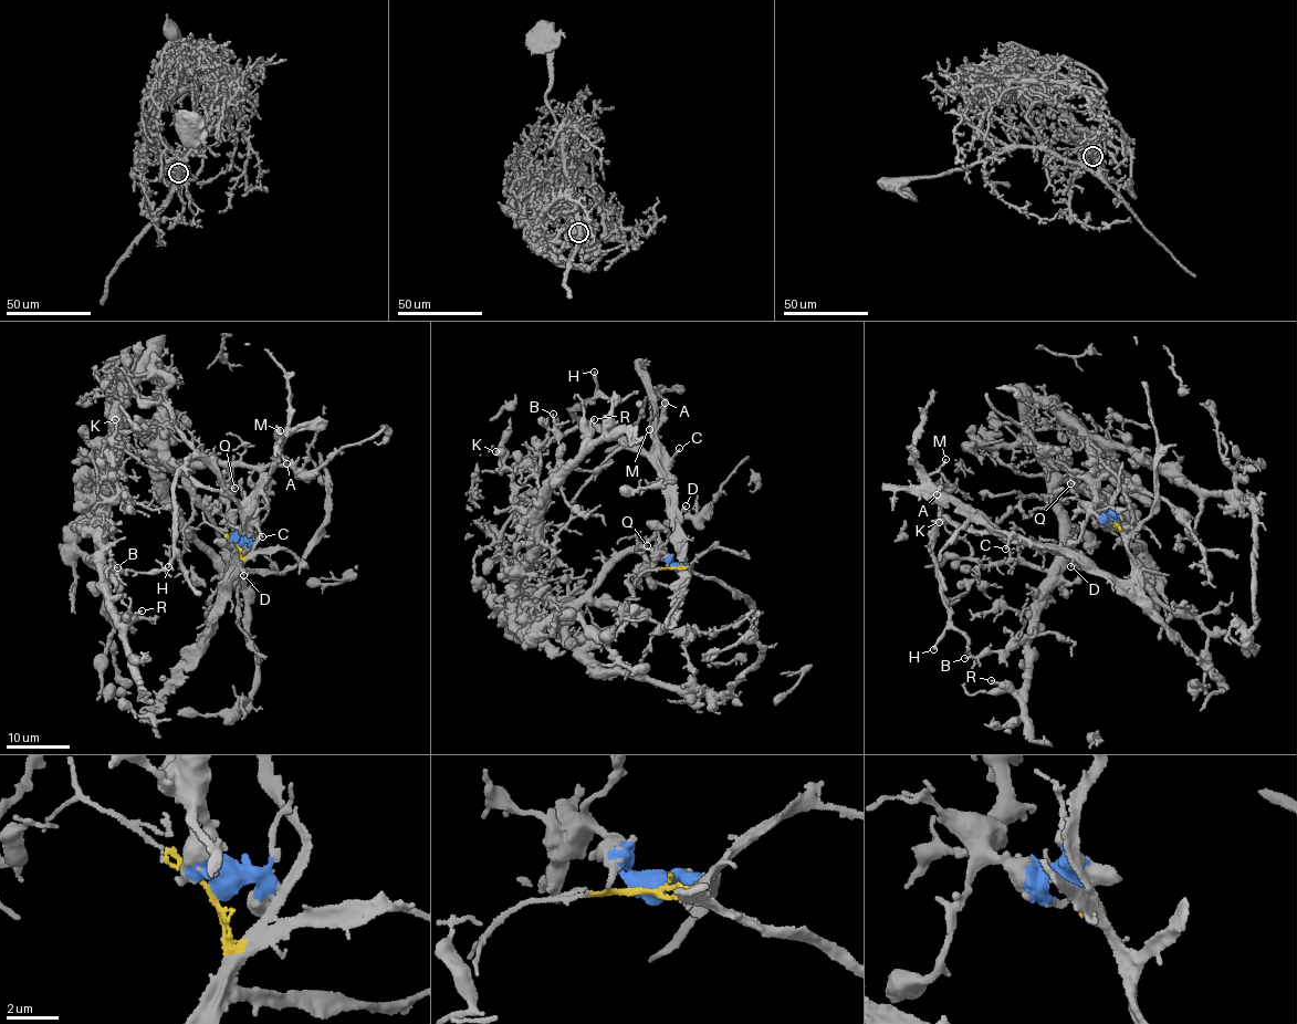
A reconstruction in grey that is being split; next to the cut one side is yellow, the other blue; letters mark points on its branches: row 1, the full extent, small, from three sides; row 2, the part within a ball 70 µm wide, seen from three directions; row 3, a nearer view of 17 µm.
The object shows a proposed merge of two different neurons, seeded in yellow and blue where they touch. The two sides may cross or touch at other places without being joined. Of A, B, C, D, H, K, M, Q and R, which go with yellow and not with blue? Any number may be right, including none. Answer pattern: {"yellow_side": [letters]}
{"yellow_side": ["A", "C", "D", "H", "M"]}

